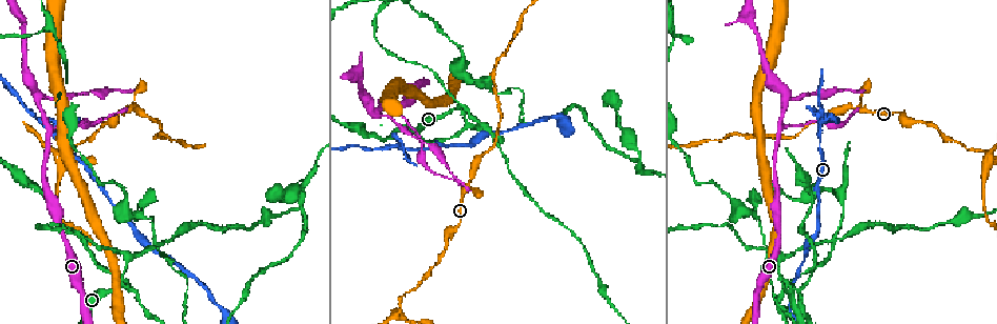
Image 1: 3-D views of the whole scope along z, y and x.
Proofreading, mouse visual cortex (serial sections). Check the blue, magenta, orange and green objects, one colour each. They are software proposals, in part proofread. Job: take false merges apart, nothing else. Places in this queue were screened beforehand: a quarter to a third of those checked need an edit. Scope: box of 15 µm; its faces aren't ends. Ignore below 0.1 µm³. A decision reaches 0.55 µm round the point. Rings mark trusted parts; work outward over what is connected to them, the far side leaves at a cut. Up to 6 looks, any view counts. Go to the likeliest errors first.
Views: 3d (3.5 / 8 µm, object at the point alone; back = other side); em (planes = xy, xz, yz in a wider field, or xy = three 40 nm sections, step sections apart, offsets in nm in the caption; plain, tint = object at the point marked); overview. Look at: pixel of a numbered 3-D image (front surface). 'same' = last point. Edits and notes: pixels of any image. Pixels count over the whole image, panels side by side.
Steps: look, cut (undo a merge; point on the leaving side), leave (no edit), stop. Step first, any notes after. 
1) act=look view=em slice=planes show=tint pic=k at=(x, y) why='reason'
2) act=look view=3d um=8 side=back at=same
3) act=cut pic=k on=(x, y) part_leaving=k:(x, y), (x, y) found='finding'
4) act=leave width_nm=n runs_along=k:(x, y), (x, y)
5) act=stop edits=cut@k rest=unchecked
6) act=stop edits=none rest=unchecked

act=look view=3d um=3.5 pic=1 at=(122, 279) why='three-way junction'

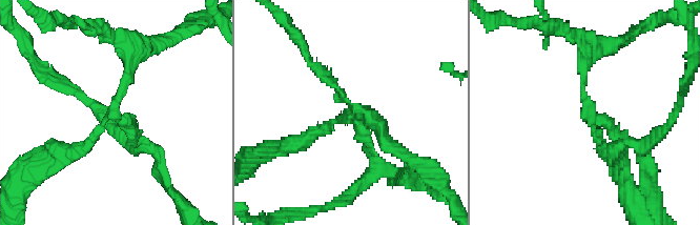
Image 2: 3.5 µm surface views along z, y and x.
act=look view=em slice=xy step=5 show=tint pic=2 at=(587, 111) arms=3 arm_widths_nm=150,150,200

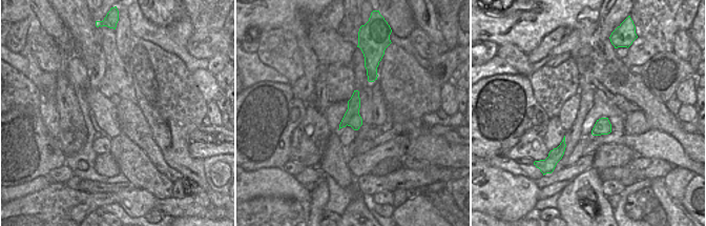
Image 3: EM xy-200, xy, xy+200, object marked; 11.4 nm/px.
act=cut pic=2 on=(134, 139) width_nm=190 part_leaving=2:(356, 122), (373, 174), (347, 195) found='a second cell is stuck on'

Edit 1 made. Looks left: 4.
act=look view=overview why='redraw'

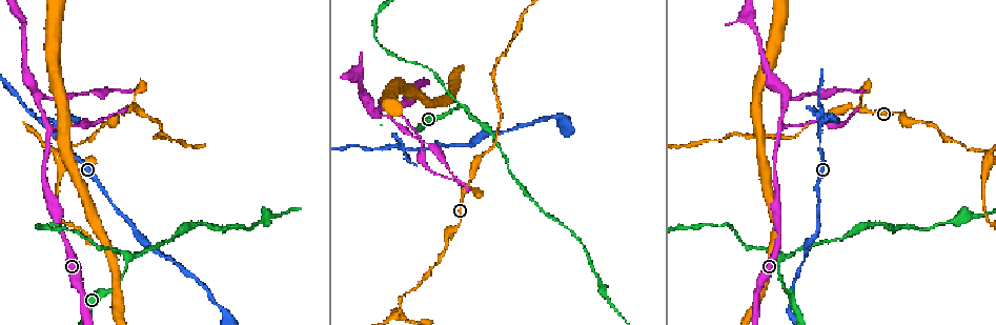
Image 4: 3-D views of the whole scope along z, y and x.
act=look view=3d um=3.5 pic=4 at=(384, 146) why='sharp bend'

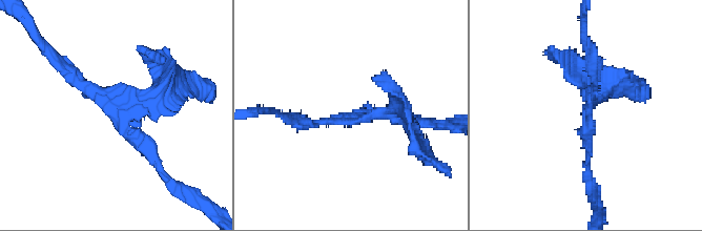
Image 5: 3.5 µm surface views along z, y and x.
act=look view=em slice=xy step=3 show=tint pic=5 at=(590, 127)

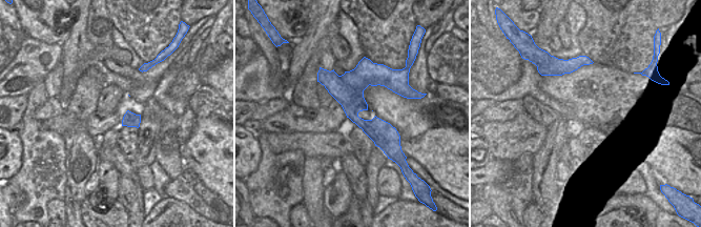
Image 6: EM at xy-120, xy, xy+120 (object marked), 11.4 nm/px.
act=look view=em slice=xy step=5 show=tint at=same

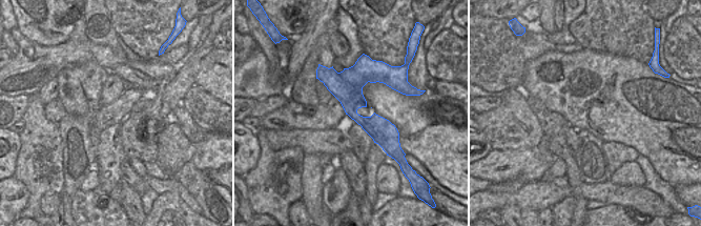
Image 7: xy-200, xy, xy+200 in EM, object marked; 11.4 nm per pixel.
act=cut pic=5 on=(568, 71) part_leaving=5:(142, 100), (181, 77), (209, 87) found='a second cell is stuck on'

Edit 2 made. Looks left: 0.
act=stop edits=cut@2,cut@5 rest=unchecked

